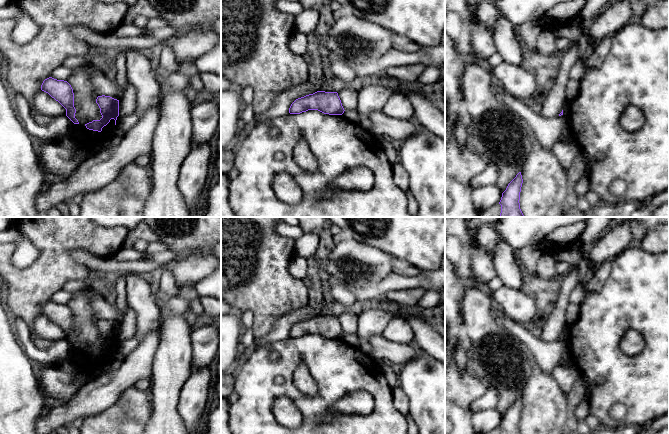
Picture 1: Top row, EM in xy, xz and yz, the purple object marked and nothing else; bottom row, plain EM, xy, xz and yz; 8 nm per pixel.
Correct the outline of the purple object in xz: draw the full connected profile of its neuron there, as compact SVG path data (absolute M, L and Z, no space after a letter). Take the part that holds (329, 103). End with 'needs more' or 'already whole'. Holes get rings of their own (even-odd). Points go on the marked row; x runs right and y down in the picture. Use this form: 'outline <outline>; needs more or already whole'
outline M317 91L296 99L289 108L290 114L318 110L324 114L342 115L344 108L337 92Z; already whole

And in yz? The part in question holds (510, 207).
outline M519 172L502 193L499 202L501 205L500 217L524 217L519 203L522 183L522 175Z; already whole

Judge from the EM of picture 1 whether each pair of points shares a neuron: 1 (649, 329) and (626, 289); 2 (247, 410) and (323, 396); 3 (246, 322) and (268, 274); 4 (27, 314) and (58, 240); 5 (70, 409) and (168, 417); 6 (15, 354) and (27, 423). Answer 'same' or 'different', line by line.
1: same
2: same
3: different
4: same
5: different
6: same

